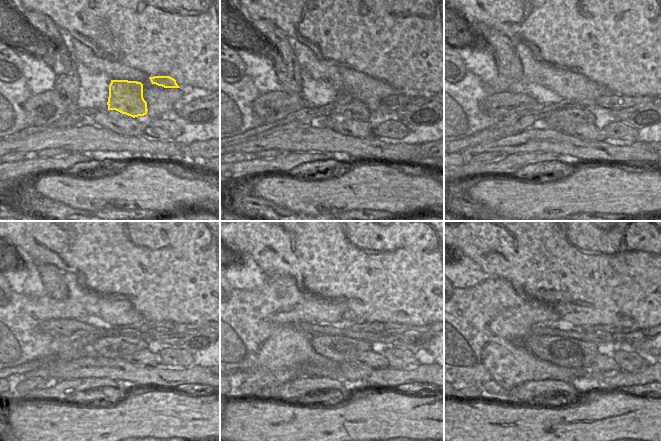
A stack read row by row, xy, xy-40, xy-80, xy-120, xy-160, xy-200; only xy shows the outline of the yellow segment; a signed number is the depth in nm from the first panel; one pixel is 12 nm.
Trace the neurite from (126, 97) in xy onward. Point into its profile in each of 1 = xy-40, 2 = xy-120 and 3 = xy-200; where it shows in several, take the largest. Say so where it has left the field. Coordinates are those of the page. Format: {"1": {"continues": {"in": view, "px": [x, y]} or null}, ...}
{"1": {"continues": {"in": "xy-40", "px": [346, 104]}}, "2": {"continues": {"in": "xy-120", "px": [116, 346]}}, "3": {"continues": {"in": "xy-200", "px": [568, 352]}}}

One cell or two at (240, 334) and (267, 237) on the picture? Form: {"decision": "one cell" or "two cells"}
{"decision": "two cells"}

